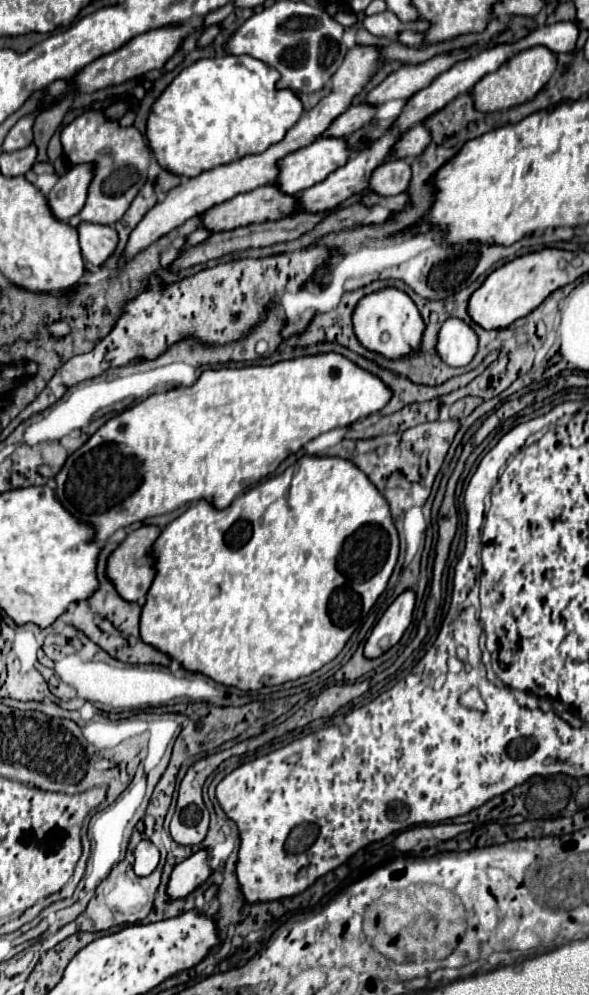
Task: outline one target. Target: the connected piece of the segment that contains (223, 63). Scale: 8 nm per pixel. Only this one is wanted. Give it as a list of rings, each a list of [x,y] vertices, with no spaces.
[[[251,56],[203,58],[183,68],[153,102],[147,116],[145,138],[159,166],[175,176],[193,178],[199,172],[235,162],[247,154],[261,154],[271,144],[281,142],[287,130],[301,118],[303,104],[291,90],[277,92],[275,82],[277,72],[271,72],[271,68],[267,68],[261,60]]]

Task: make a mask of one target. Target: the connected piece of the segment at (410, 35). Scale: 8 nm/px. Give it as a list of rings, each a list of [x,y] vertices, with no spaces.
[[[409,26],[407,30],[403,30],[403,32],[397,34],[397,40],[399,40],[403,46],[413,46],[413,44],[421,44],[421,42],[423,42],[423,34],[415,32],[415,30]]]

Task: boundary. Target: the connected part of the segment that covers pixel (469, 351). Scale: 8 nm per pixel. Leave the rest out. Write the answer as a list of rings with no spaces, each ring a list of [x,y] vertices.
[[[459,318],[445,320],[439,330],[437,352],[449,366],[467,366],[477,354],[479,338],[475,330]]]

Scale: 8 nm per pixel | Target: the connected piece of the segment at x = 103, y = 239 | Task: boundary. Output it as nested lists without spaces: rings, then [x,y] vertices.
[[[81,222],[77,226],[79,232],[79,244],[81,244],[81,256],[87,264],[99,268],[115,250],[117,244],[117,232],[113,226],[105,224],[91,224]]]

